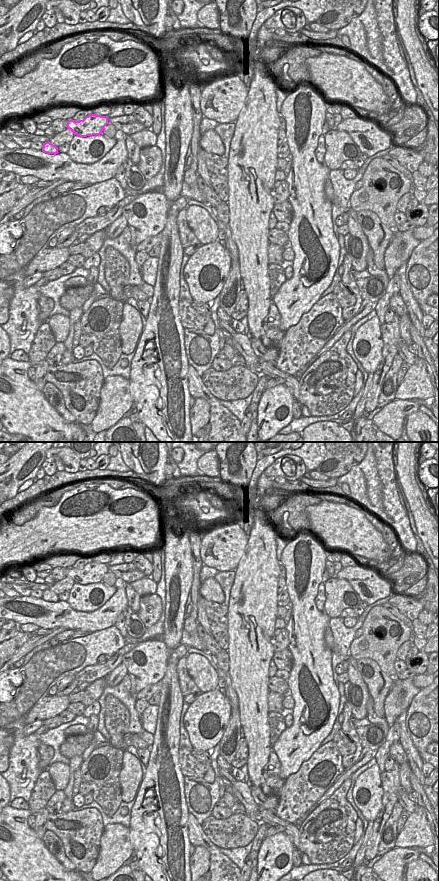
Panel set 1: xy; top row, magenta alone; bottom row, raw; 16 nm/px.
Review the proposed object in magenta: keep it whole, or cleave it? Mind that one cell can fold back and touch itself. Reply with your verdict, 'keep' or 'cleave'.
keep

